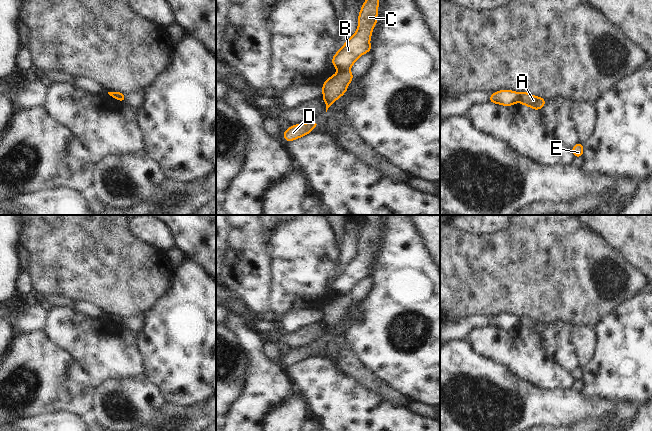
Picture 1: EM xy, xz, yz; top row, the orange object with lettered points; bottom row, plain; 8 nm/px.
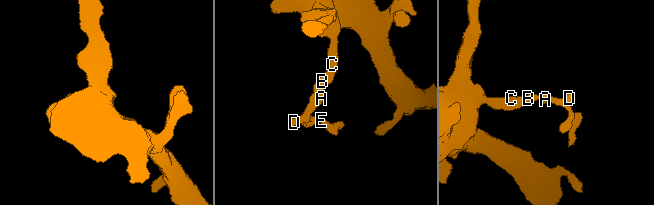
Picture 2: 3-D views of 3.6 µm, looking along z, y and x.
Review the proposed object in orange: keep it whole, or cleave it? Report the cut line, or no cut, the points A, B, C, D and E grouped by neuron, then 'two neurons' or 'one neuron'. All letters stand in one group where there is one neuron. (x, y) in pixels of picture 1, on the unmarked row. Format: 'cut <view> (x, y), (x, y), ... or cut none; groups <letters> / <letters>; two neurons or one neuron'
cut xz (348, 293), (338, 296); groups A D E / B C; two neurons

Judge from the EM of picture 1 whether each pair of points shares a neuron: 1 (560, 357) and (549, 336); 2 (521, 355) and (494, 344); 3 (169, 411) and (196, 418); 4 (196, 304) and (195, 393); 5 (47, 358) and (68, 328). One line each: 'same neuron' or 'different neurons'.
1: same neuron
2: same neuron
3: same neuron
4: same neuron
5: different neurons

